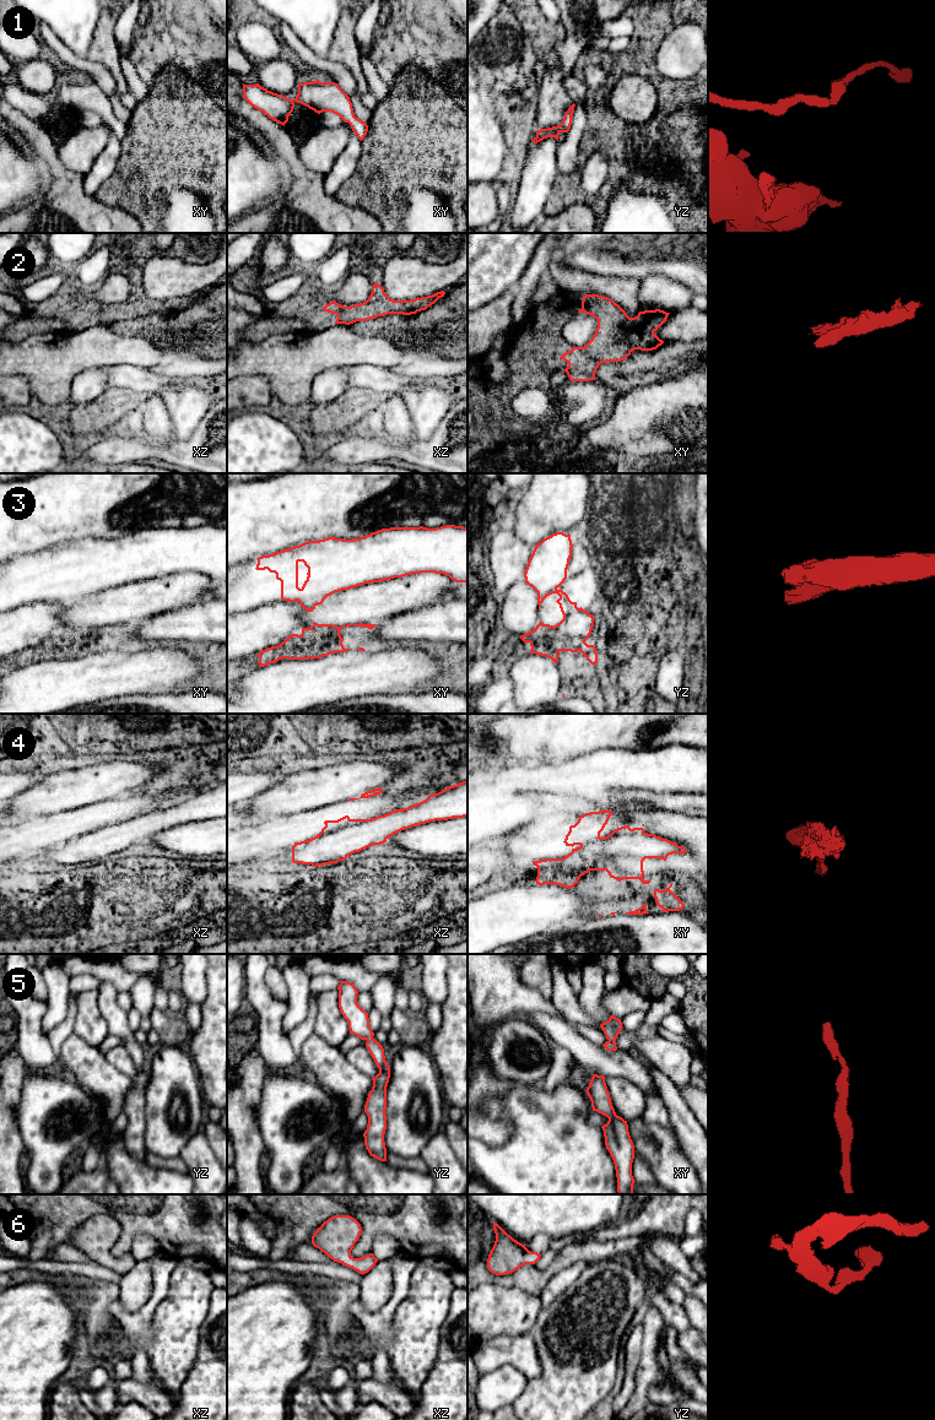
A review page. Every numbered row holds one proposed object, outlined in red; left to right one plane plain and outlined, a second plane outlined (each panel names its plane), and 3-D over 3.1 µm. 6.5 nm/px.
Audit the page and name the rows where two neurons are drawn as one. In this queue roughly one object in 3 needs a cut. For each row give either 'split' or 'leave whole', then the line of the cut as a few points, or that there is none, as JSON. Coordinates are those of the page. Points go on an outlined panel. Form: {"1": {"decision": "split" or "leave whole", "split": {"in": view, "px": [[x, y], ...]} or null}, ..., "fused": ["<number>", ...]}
{"1": {"decision": "leave whole", "split": null}, "2": {"decision": "leave whole", "split": null}, "3": {"decision": "split", "split": {"in": "xy", "px": [[331, 592], [298, 601]]}}, "4": {"decision": "leave whole", "split": null}, "5": {"decision": "leave whole", "split": null}, "6": {"decision": "leave whole", "split": null}, "fused": ["3"]}

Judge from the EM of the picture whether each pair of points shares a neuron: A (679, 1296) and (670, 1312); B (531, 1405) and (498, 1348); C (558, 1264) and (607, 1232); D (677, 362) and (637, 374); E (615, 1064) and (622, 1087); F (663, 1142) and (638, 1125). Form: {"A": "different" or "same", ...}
{"A": "different", "B": "different", "C": "different", "D": "same", "E": "different", "F": "same"}

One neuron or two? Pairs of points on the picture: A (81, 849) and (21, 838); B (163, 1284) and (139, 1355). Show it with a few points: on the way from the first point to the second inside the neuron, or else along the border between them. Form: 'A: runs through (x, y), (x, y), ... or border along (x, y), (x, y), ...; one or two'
A: runs through (66, 849), (58, 849), (44, 839), (36, 838); one
B: runs through (153, 1301), (139, 1322), (139, 1338); one

